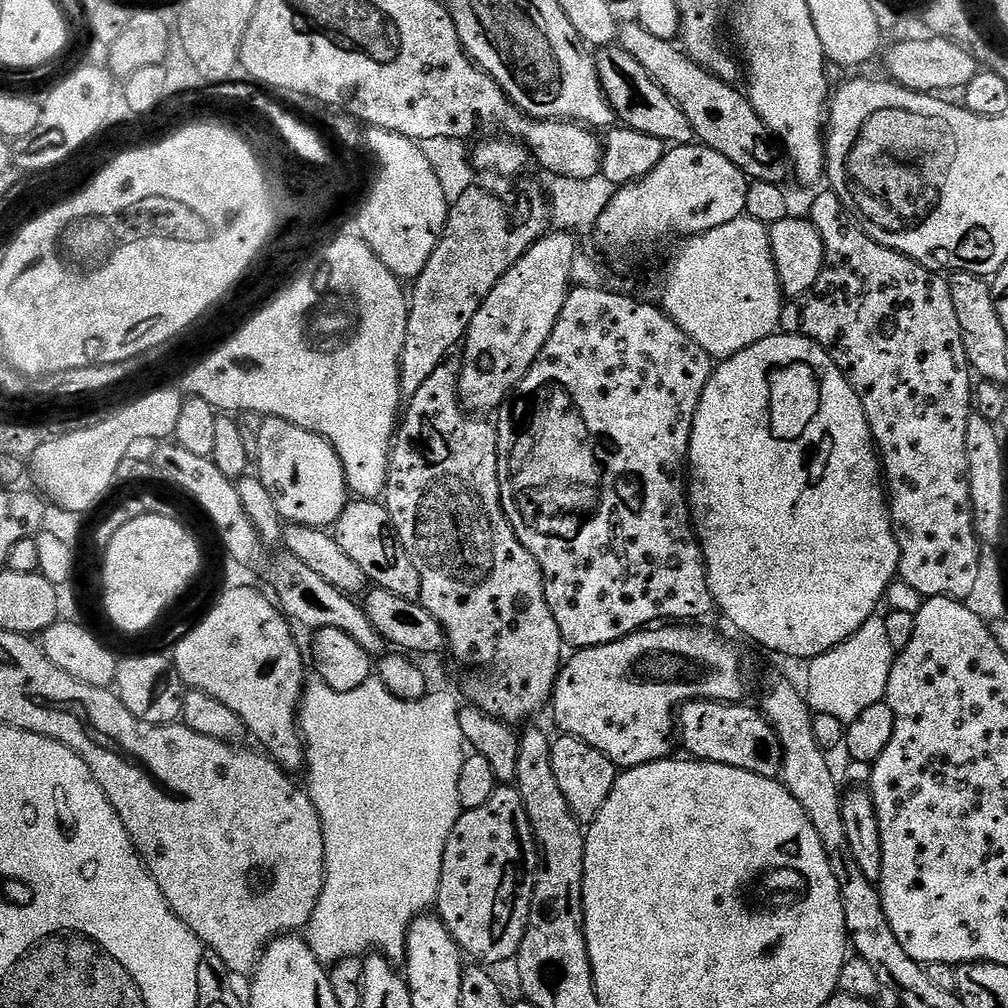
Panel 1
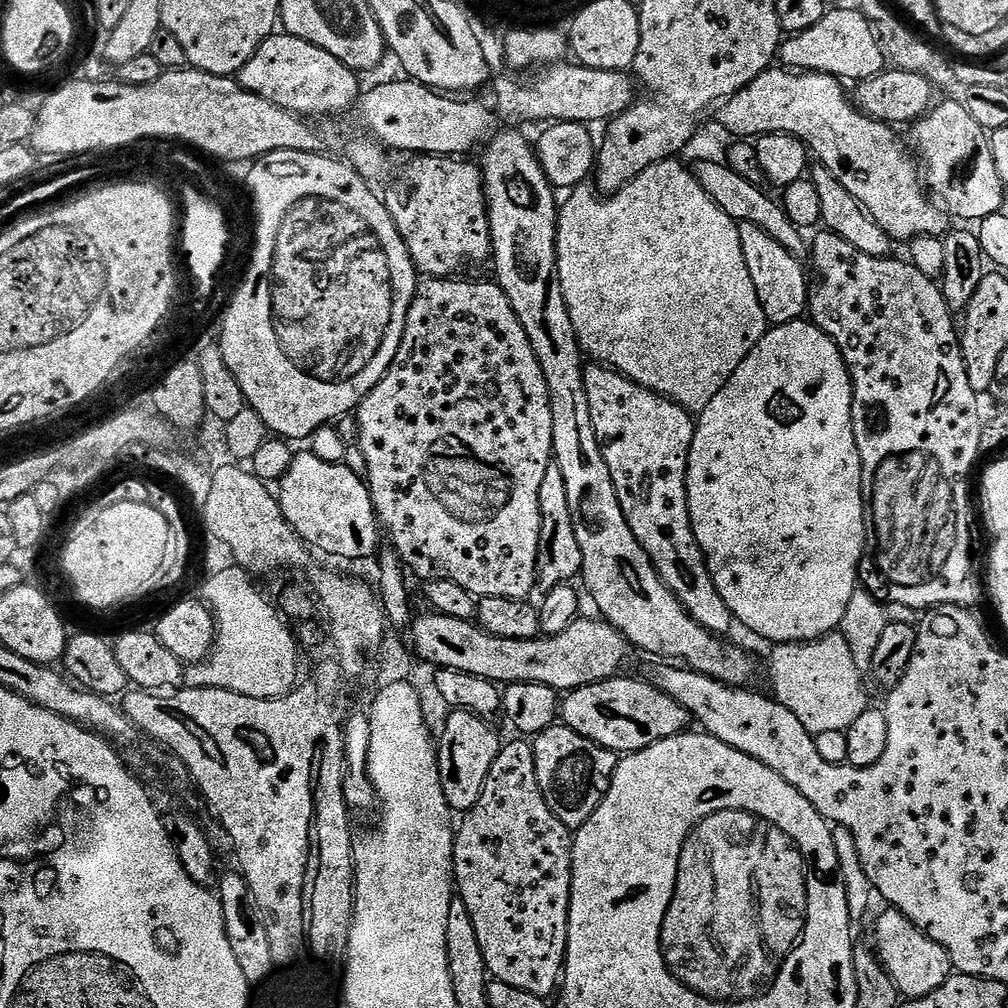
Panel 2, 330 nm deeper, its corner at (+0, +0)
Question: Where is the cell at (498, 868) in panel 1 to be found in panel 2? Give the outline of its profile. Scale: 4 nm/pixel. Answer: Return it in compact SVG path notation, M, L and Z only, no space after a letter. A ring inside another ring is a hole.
M515 738L503 745L494 758L494 766L490 766L490 774L486 774L486 786L482 786L482 798L478 798L469 812L463 813L461 822L455 829L456 841L452 851L452 875L454 888L458 898L466 906L470 914L470 922L474 922L474 934L478 934L478 946L482 946L482 958L488 967L488 975L493 981L514 986L514 990L526 990L526 994L551 997L557 991L562 980L564 958L568 954L568 915L570 914L570 894L572 893L572 838L573 833L546 806L546 798L538 786L538 774L534 766L534 750L527 739Z

